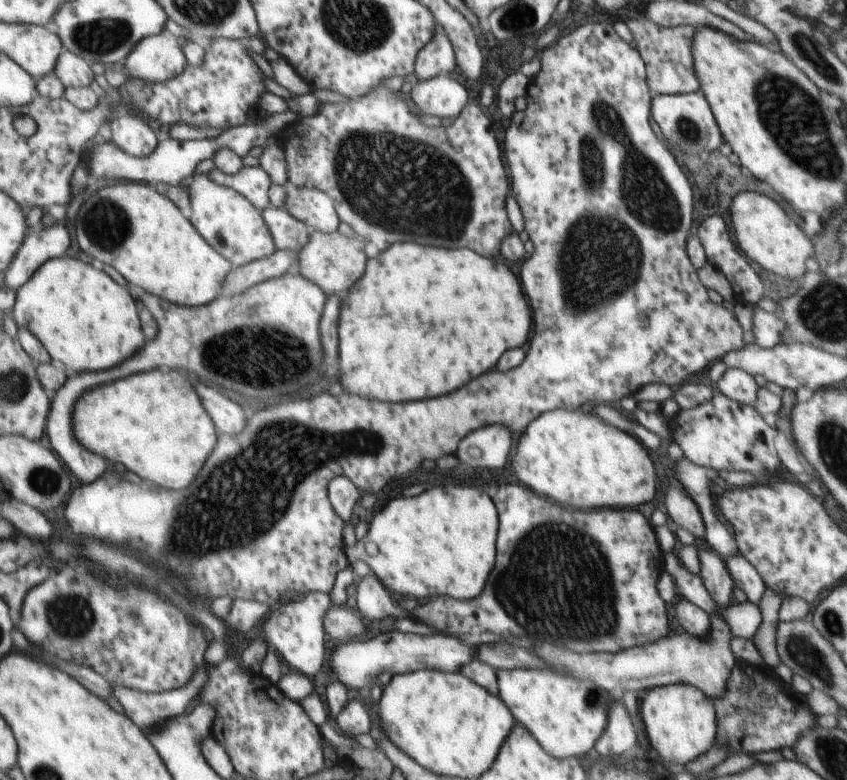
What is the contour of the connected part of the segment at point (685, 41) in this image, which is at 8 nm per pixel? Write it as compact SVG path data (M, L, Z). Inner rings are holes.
M645 16L630 18L626 24L631 30L633 39L636 40L636 49L646 64L650 90L662 95L674 95L696 92L699 89L697 76L693 72L691 52L693 36L697 30L692 25L661 27Z

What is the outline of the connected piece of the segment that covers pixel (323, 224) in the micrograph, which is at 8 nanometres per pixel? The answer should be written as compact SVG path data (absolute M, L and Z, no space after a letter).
M292 183L286 186L284 208L308 228L330 234L338 231L340 220L333 201L325 192L308 187L294 187Z

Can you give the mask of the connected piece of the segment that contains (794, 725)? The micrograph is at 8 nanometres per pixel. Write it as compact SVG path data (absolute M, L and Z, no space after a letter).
M742 659L729 674L726 692L713 698L718 730L716 746L725 748L728 757L733 754L753 756L769 750L792 748L807 730L813 729L816 714L806 701L799 701L790 685L782 684L775 675L755 667Z

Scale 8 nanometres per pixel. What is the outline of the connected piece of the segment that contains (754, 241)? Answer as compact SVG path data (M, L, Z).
M759 190L737 194L732 202L732 228L740 250L747 258L758 262L764 270L778 276L803 280L806 274L806 260L815 259L814 244L803 229L772 198Z

